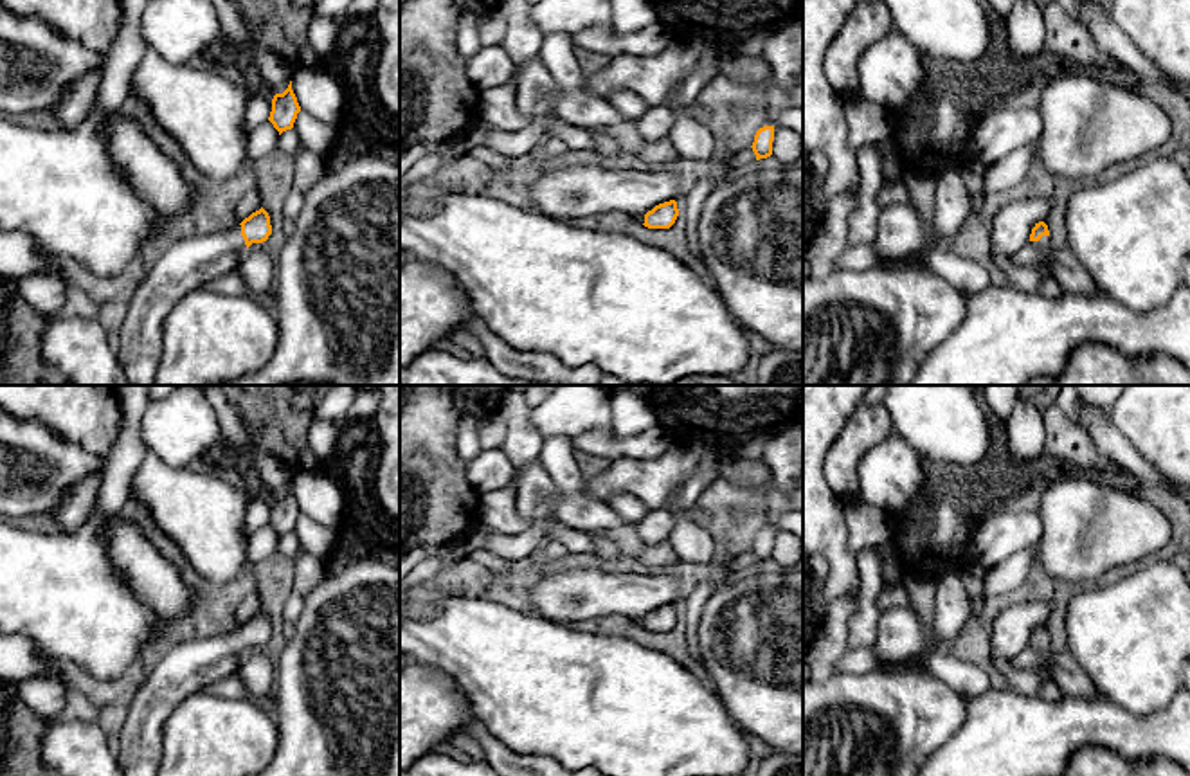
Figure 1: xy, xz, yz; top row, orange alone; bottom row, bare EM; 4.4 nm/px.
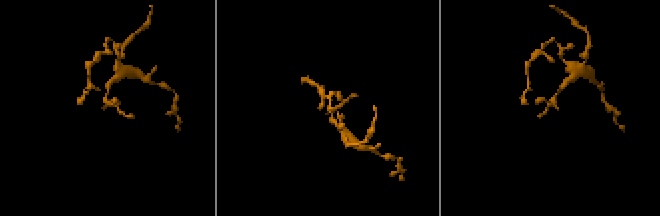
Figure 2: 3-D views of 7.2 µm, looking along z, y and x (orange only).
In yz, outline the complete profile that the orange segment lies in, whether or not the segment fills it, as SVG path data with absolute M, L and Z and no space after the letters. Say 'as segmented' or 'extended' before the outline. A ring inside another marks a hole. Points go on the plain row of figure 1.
extended; M1044 625L1035 627L1030 646L1042 655L1042 663L1050 668L1051 679L1062 695L1091 699L1098 693L1086 670L1068 648L1062 652L1051 650L1050 634Z

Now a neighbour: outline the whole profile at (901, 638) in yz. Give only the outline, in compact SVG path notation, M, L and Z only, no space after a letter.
M893 607L879 618L879 634L871 645L882 663L906 664L924 650L924 630L911 607Z

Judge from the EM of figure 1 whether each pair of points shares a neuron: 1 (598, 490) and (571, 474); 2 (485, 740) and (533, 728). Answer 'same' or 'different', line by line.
1: different
2: different

